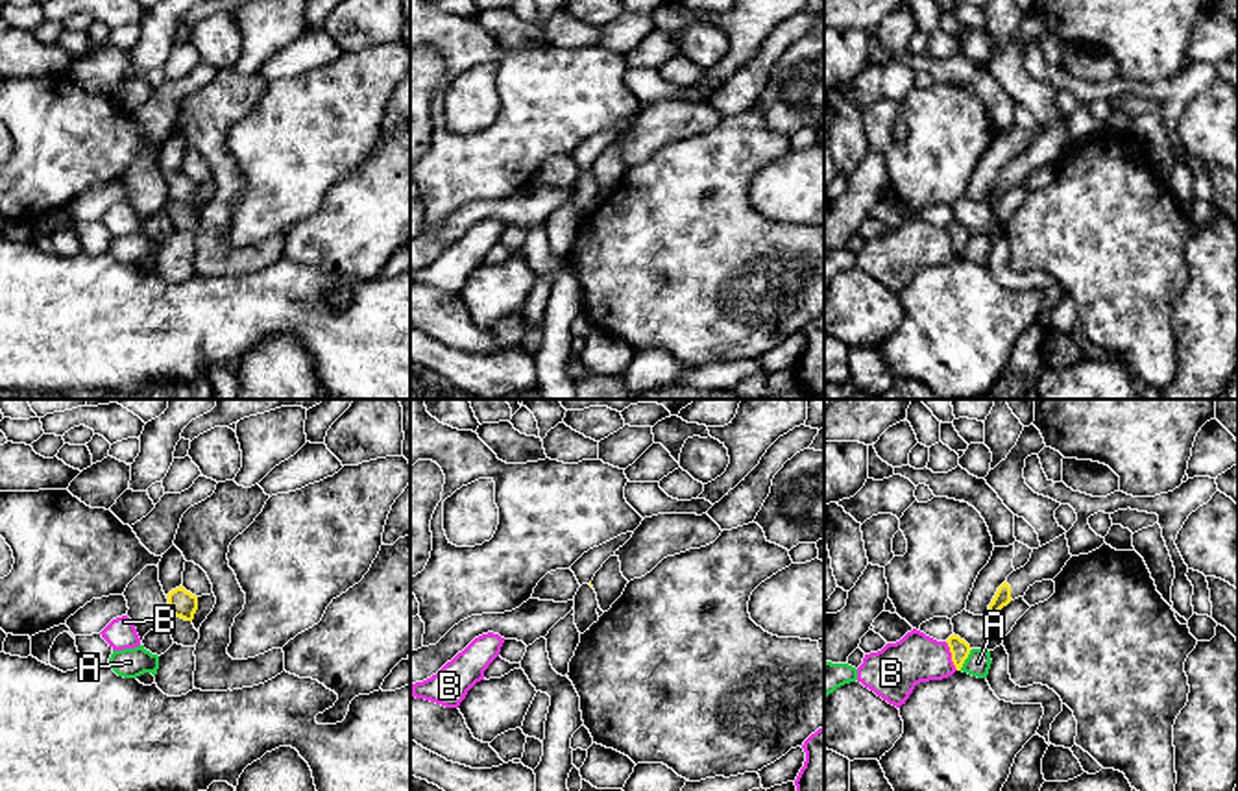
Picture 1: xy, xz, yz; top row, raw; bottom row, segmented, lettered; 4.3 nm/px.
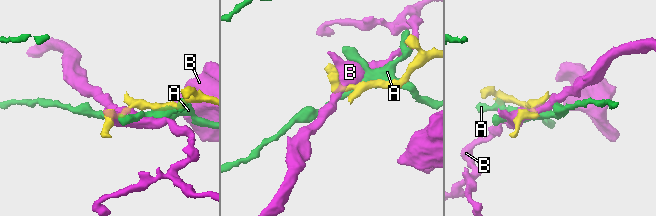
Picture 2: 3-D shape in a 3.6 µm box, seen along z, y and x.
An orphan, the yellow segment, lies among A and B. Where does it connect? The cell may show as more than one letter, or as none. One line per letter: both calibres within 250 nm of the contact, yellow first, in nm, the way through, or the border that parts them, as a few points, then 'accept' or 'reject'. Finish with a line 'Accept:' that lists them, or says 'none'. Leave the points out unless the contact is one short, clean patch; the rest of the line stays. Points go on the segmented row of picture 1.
A: 90 nm thick on the yellow side, 110 nm on the other; reject
B: 90 nm thick on the yellow side, 220 nm on the other; reject
Accept: none

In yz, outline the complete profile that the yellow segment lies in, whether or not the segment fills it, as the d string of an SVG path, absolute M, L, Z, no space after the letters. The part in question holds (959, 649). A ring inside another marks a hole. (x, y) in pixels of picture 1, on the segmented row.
M955 634L950 636L946 643L950 647L952 662L955 665L955 669L961 671L965 660L968 658L968 654L972 651L970 645Z

